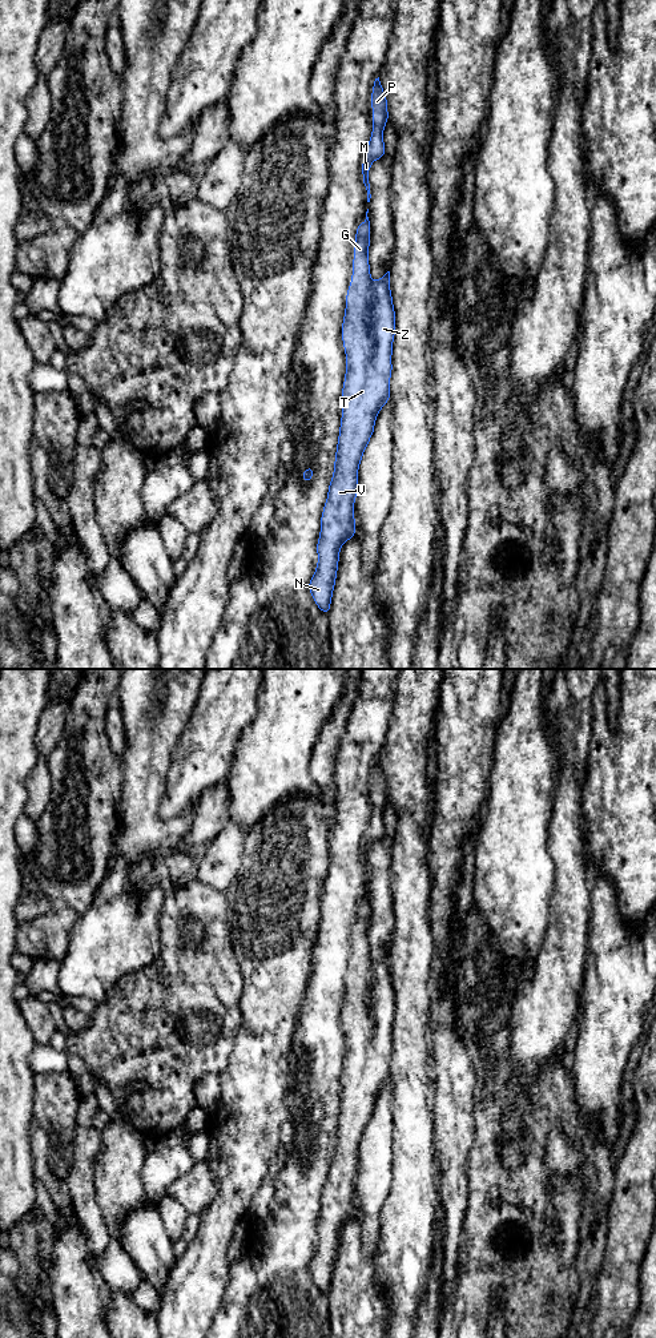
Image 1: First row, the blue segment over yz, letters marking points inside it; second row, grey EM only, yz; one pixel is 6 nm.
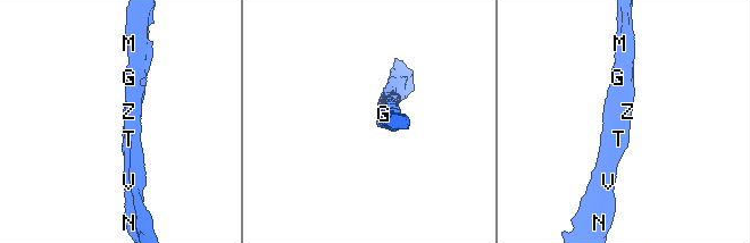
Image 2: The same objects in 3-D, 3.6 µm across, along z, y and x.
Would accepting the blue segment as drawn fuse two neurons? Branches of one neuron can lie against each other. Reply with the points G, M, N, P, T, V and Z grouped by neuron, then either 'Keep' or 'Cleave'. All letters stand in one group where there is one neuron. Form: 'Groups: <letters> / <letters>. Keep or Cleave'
Groups: G M N P T V Z. Keep

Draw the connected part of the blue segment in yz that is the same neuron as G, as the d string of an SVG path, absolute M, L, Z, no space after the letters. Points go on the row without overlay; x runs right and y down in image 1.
M366 892L366 900L358 906L354 924L353 960L346 976L346 992L342 1005L343 1028L346 1032L346 1056L342 1071L342 1101L339 1109L339 1120L337 1127L334 1156L330 1162L329 1176L321 1198L321 1216L318 1220L317 1233L318 1245L315 1256L309 1264L310 1274L323 1294L329 1294L331 1275L335 1266L339 1230L345 1222L355 1216L354 1202L354 1181L357 1178L358 1148L362 1141L363 1132L374 1113L375 1099L379 1091L390 1080L390 1056L391 1056L391 1033L393 1020L395 1015L395 994L390 974L390 952L387 952L378 963L373 963L369 948L369 926L370 926L370 902Z

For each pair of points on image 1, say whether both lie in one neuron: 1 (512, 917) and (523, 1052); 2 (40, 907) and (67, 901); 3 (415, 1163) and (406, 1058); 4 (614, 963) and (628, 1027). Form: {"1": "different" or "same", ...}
{"1": "different", "2": "different", "3": "same", "4": "same"}

